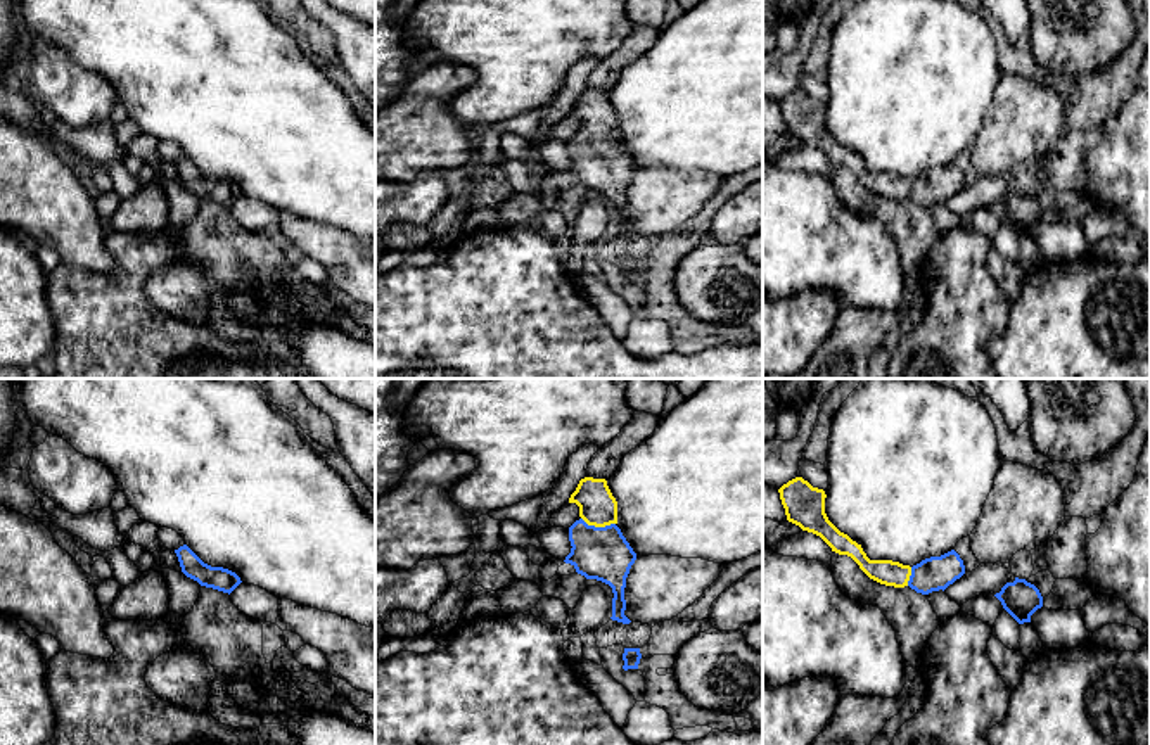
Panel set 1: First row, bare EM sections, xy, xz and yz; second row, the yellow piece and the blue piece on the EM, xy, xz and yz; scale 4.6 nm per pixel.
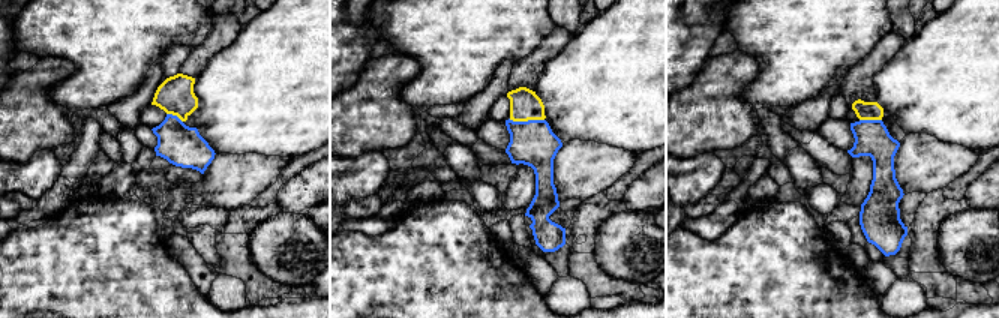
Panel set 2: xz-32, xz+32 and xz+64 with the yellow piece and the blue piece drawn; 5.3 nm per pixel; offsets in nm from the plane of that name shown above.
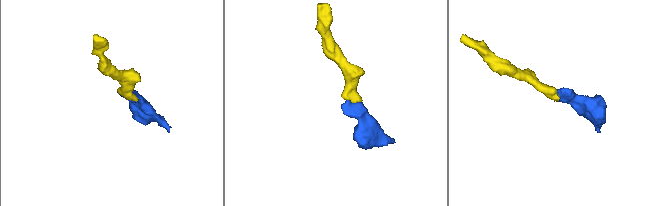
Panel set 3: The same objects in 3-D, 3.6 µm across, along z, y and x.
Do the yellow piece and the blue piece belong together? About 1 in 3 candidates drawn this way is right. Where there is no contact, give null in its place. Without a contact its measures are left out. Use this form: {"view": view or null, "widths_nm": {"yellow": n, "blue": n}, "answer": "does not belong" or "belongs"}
{"view": "xz", "widths_nm": {"yellow": 180, "blue": 240}, "answer": "belongs"}

